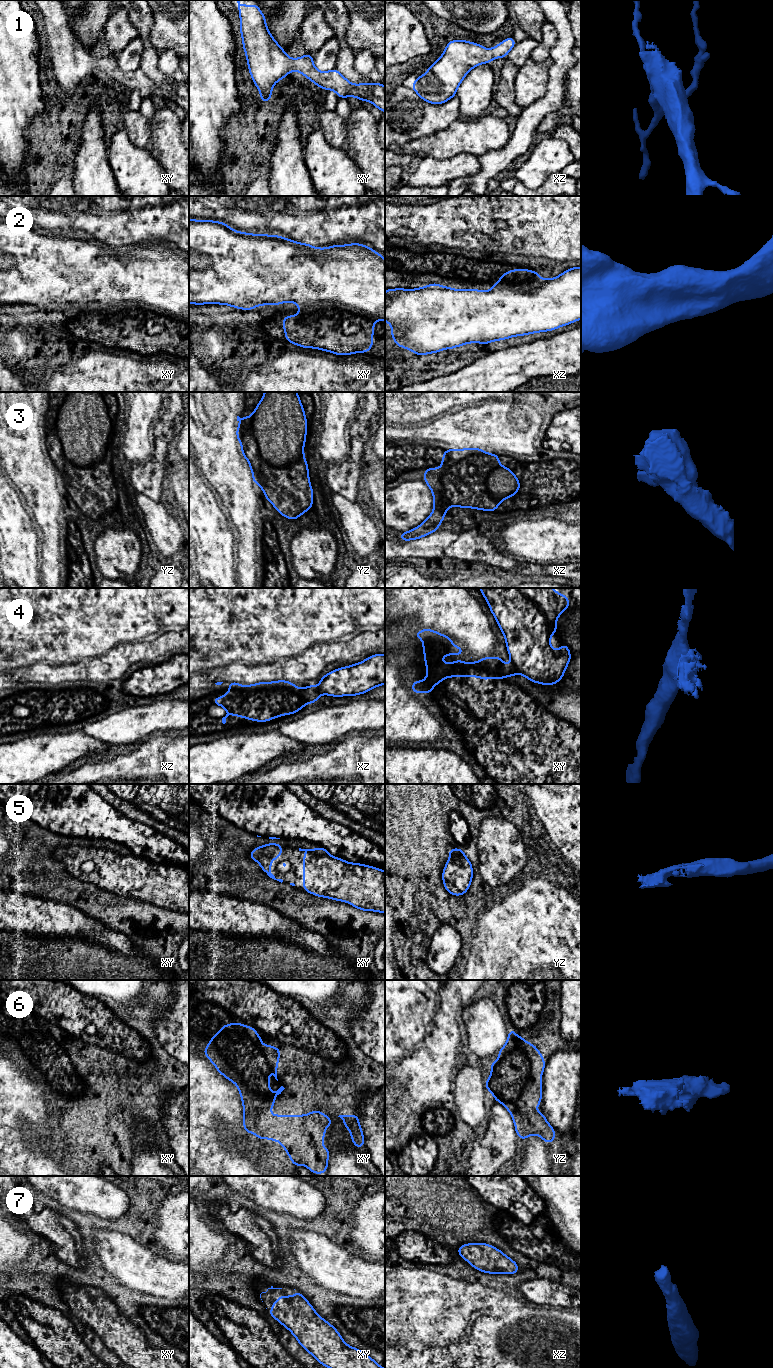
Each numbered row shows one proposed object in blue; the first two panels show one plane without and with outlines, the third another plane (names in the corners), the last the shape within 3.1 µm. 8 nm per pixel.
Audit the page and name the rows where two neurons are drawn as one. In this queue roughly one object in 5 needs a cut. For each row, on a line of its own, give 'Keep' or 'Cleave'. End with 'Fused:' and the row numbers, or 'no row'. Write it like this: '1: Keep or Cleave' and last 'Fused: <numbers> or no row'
1: Keep
2: Cleave
3: Keep
4: Cleave
5: Keep
6: Keep
7: Keep
Fused: 2, 4

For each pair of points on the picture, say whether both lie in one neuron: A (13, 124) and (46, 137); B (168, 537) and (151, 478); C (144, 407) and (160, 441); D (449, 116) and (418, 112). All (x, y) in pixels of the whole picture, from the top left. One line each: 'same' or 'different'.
A: different
B: different
C: different
D: same

